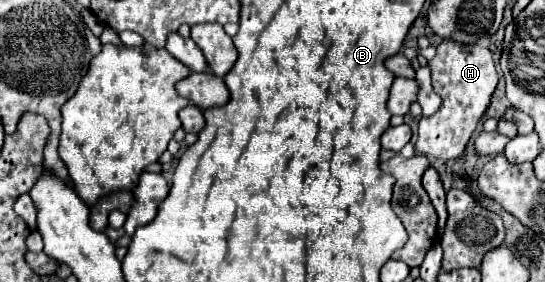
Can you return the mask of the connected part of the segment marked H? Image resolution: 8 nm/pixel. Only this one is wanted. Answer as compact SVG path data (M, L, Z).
M443 40L437 46L437 54L429 60L433 90L441 96L441 108L429 116L419 120L419 138L415 144L417 154L435 156L443 160L451 160L461 156L467 140L471 138L477 122L485 114L491 94L497 86L499 77L489 49L480 49L477 44L462 44L452 40Z

